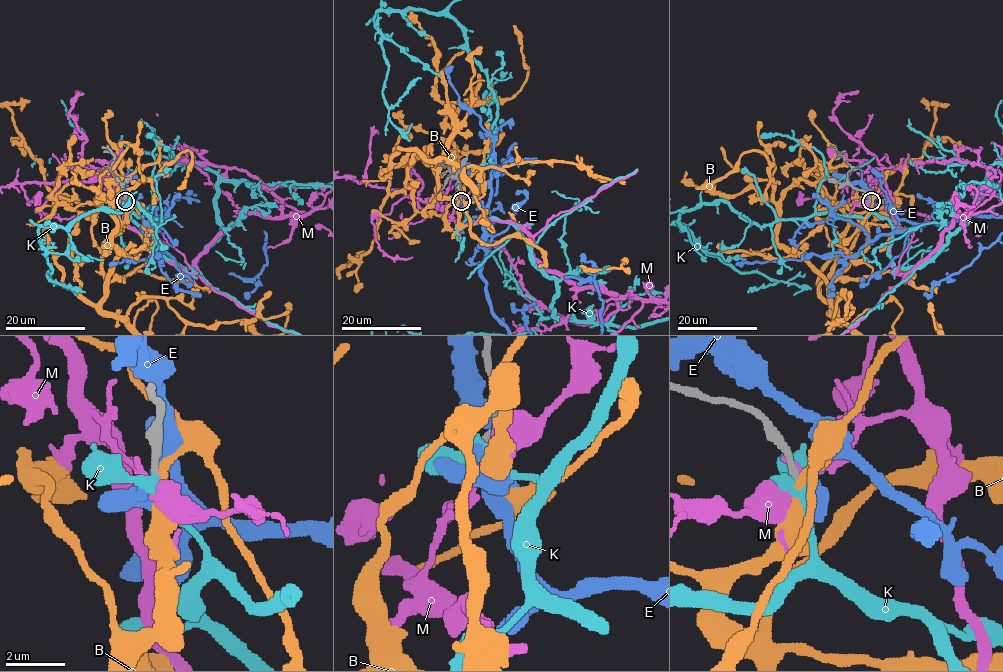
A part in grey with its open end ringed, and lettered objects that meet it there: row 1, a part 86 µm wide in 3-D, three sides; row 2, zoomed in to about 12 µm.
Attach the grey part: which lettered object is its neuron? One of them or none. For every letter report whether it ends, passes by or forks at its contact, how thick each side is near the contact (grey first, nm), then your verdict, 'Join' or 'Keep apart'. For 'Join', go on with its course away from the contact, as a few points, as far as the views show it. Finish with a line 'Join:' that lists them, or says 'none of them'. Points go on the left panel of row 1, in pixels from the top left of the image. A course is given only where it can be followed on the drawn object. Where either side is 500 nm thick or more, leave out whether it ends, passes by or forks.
B: It passes by. Thickness 240 nm (grey) against 320 nm. Keep apart
E: It forks there. Thickness 220 nm (grey) against 480 nm. Keep apart
K: It passes by. Thickness 240 nm (grey) against 400 nm. Join
M: It passes by. Thickness 240 nm (grey) against 260 nm. Keep apart
Join: K

